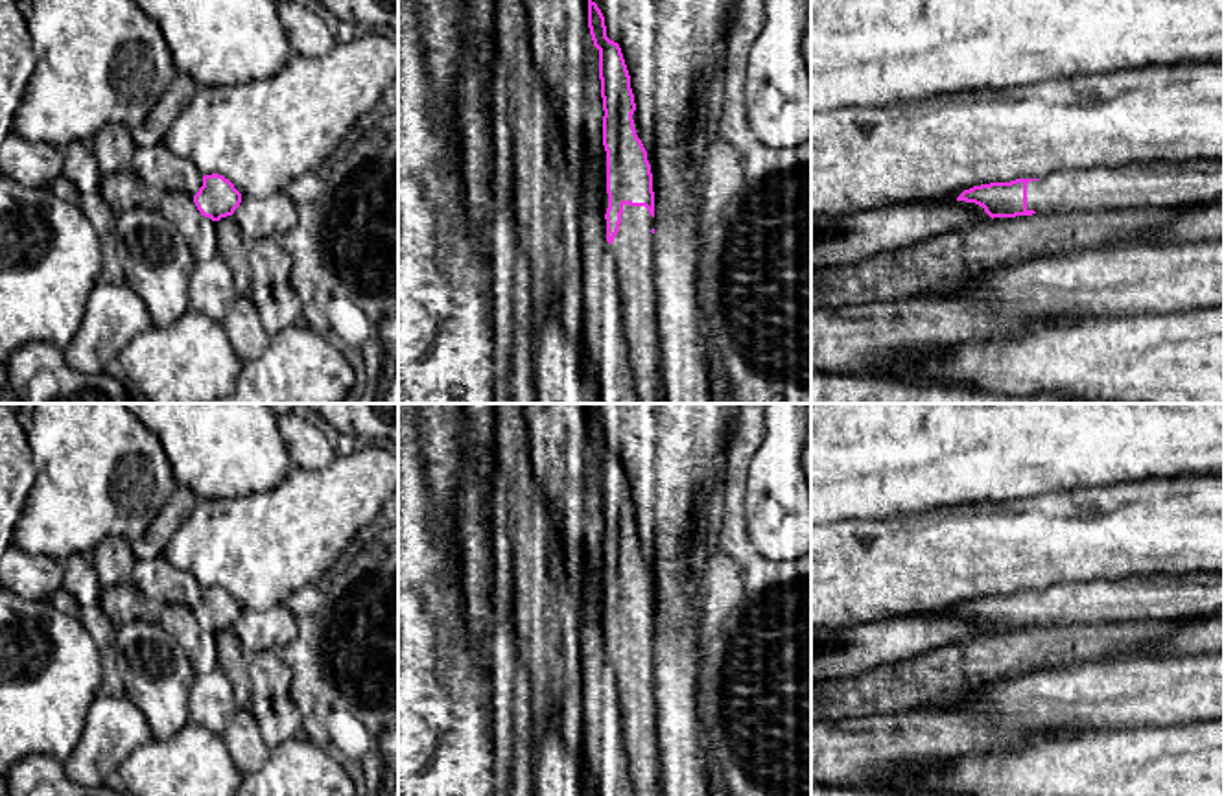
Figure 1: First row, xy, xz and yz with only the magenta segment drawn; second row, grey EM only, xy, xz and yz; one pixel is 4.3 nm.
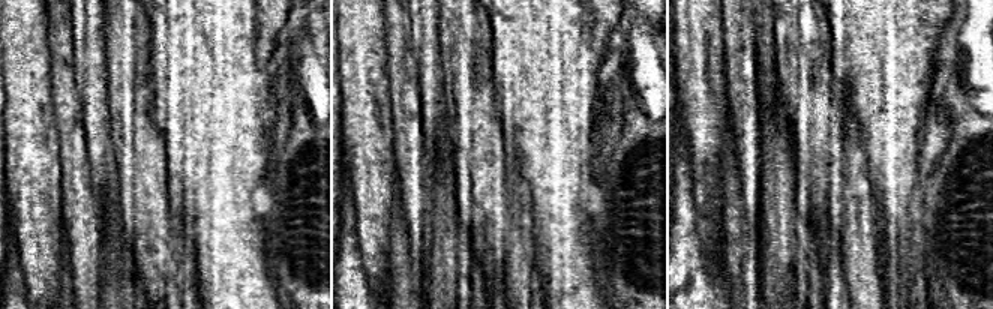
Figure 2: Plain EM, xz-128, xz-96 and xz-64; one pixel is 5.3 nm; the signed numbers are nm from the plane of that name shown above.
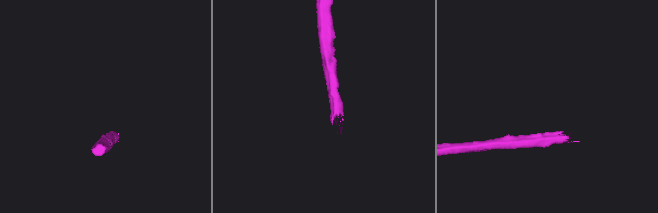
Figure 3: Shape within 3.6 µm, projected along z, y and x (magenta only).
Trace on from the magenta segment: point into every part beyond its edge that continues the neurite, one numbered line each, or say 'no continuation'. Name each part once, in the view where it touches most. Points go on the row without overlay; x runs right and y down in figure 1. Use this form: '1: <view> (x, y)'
1: xz (633, 662)

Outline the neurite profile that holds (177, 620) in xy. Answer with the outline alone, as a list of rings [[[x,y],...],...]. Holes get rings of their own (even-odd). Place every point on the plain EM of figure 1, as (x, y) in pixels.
[[[184,604],[155,608],[159,625],[184,649],[195,674],[218,669],[216,634],[205,630]]]

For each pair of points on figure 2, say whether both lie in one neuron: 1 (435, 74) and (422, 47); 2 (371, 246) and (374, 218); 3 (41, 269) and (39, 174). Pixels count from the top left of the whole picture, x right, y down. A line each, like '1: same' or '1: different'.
1: same
2: same
3: same

